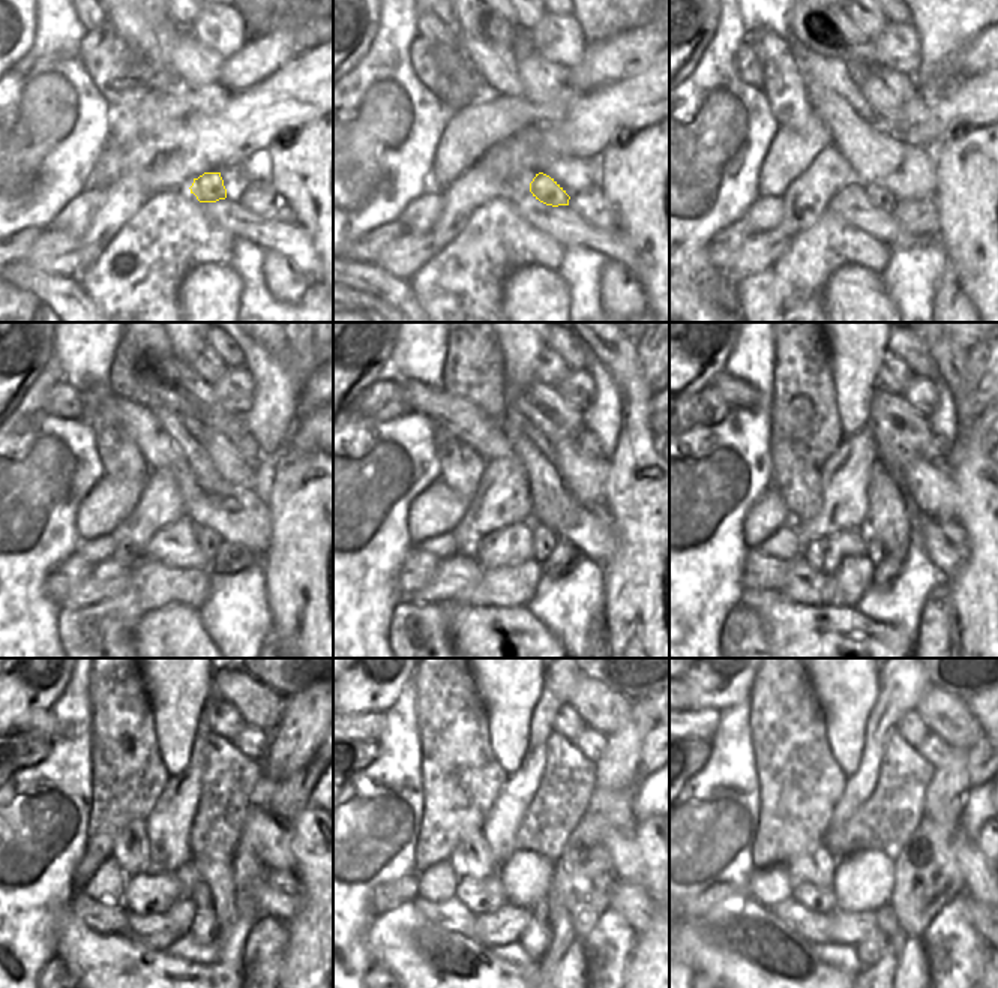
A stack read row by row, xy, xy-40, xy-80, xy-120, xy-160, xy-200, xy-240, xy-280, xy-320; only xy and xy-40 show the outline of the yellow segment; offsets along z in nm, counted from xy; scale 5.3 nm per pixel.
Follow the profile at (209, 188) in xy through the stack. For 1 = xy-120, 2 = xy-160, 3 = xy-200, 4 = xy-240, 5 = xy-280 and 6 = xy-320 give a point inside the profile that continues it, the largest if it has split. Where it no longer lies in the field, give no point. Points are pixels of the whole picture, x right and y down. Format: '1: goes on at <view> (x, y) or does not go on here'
1: goes on at xy-120 (209, 540)
2: goes on at xy-160 (544, 540)
3: goes on at xy-200 (875, 552)
4: goes on at xy-240 (201, 895)
5: goes on at xy-280 (541, 910)
6: goes on at xy-320 (884, 915)

